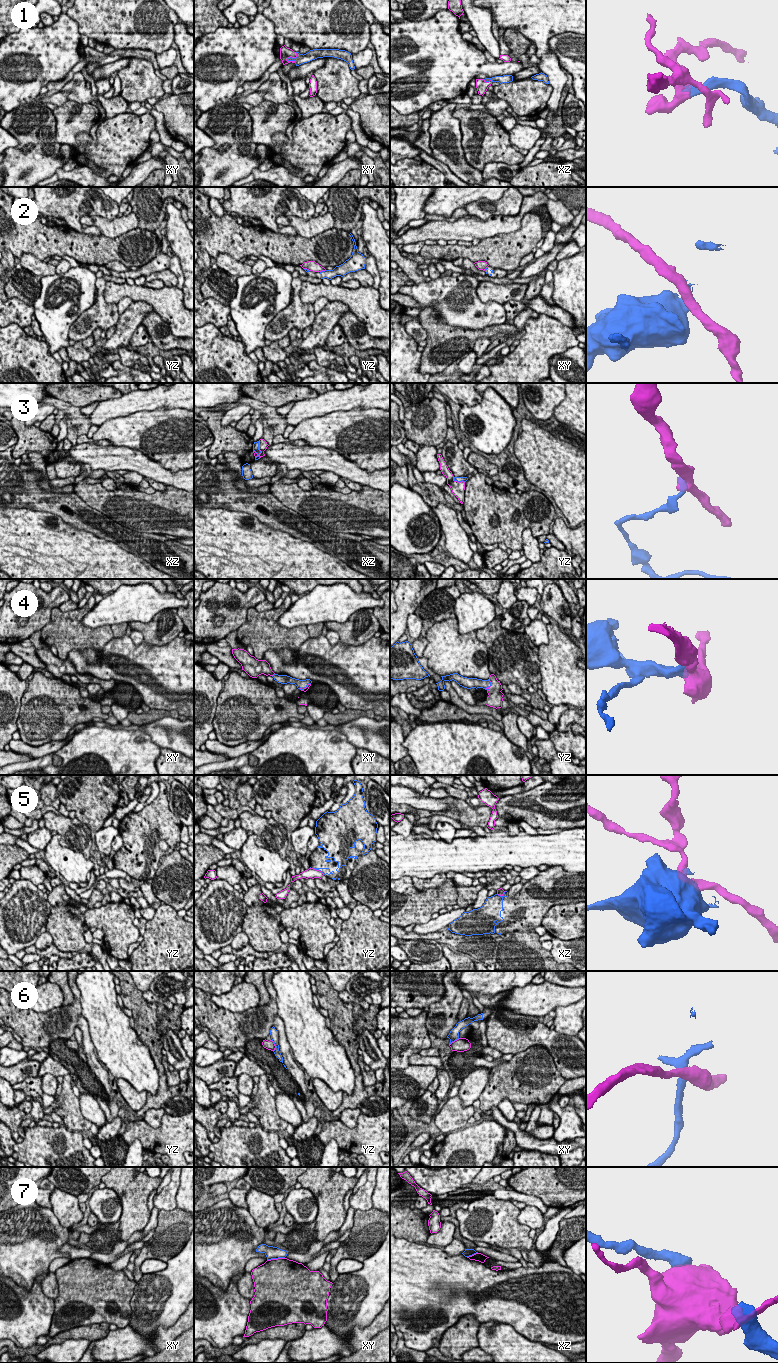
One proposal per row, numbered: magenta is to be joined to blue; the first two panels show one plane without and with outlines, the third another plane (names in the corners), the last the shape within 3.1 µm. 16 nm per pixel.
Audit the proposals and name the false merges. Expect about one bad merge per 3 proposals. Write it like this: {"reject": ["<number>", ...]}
{"reject": ["2", "3", "5", "6", "7"]}

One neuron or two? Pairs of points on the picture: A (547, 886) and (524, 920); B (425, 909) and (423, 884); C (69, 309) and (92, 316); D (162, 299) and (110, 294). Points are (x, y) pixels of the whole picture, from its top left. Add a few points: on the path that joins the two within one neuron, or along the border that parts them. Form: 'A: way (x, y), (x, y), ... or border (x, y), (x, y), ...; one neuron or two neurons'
A: way (534, 887), (525, 888), (525, 907); one neuron
B: border (411, 878), (419, 890), (437, 888), (445, 880); two neurons
C: border (94, 302), (77, 318), (68, 333); two neurons
D: way (149, 295), (123, 292); one neuron

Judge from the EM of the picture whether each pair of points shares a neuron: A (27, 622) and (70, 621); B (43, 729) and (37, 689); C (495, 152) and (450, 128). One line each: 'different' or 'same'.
A: different
B: same
C: different

